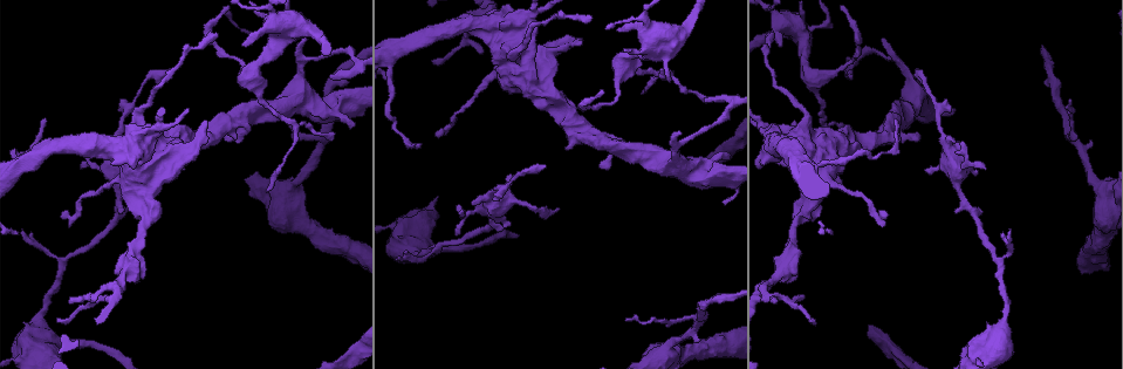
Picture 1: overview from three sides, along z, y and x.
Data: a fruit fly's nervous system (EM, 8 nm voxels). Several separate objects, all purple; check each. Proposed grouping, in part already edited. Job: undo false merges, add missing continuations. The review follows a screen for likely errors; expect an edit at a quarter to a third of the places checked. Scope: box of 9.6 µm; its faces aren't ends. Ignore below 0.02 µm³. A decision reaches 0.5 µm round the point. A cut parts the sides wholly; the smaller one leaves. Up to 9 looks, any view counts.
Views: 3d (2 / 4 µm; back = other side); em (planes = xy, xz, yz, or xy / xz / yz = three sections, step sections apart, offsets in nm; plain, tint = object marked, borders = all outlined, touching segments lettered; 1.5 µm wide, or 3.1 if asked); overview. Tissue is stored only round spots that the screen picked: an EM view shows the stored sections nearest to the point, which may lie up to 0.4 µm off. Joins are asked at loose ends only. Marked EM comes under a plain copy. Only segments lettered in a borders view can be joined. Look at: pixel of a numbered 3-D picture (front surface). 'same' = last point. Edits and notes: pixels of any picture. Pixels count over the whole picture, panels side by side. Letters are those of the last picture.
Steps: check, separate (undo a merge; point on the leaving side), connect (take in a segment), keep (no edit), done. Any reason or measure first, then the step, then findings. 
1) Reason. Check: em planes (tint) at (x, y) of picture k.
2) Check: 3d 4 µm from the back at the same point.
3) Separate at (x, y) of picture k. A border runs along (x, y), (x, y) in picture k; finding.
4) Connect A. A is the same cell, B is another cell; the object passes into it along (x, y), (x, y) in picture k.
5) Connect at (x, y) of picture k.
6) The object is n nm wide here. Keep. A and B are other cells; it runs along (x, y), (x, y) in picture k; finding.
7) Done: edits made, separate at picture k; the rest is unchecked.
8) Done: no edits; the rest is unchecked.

Free end. Check: em planes (borders) at (779, 47) of picture 1.

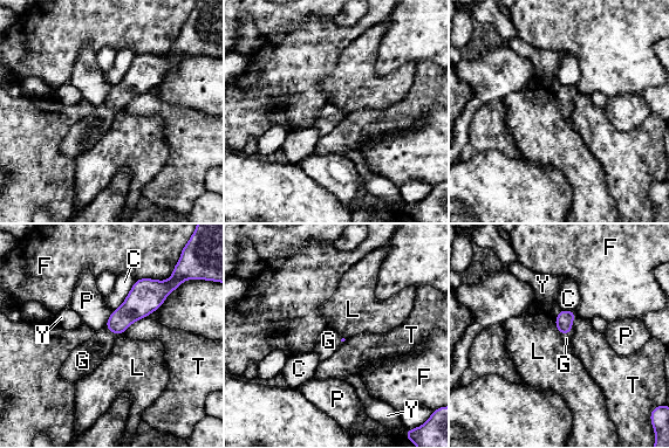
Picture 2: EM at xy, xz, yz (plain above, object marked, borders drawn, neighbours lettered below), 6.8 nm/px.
Connect G. G is the same cell, C, F, L, P, T and Y are other cells; the object passes into it along (136, 305), (110, 330), (87, 357) in picture 2; the cell continues.

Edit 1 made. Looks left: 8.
See it whole again. Check: overview.

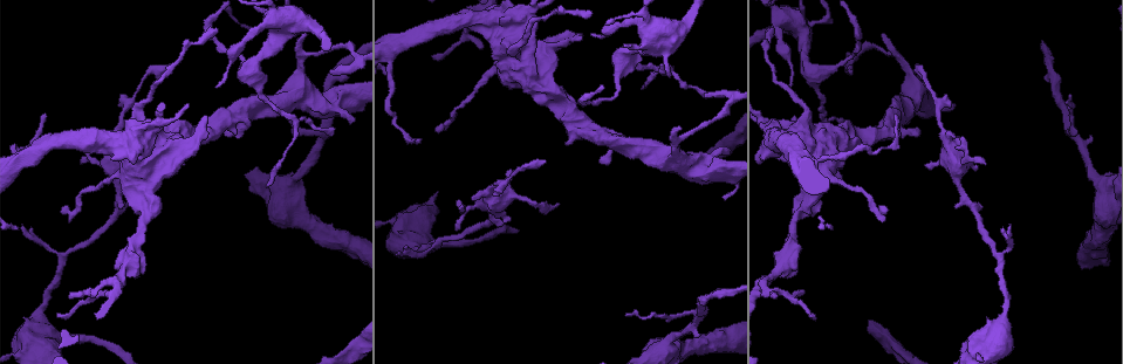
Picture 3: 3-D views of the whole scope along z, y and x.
Calibre changes. Check: em planes (tint) at (606, 97) of picture 3.

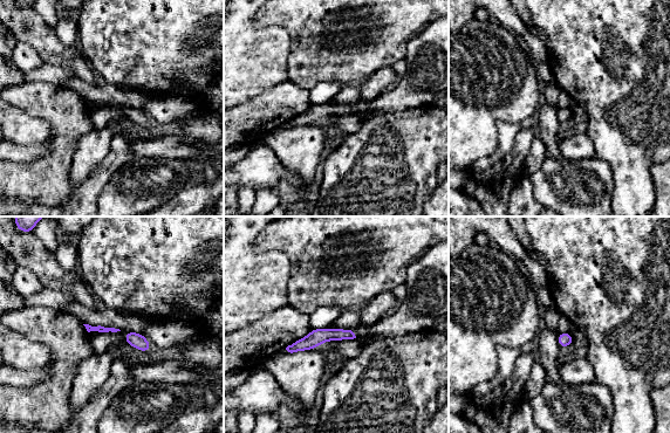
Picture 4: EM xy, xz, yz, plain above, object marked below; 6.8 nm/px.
See the neighbours. Check: em planes (borders) at the same point.

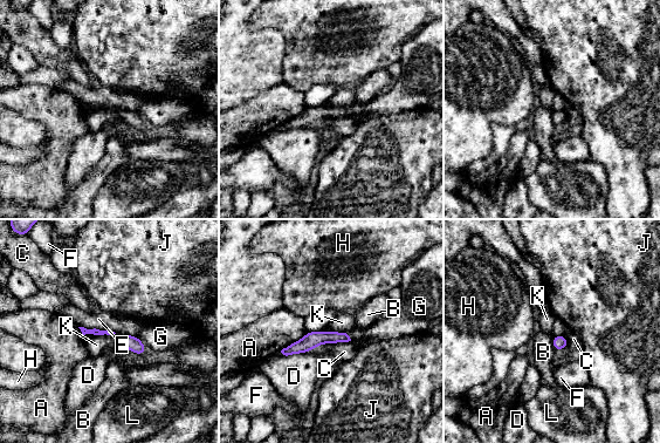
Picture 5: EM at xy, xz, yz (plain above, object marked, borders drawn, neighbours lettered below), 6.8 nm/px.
The object is 90 nm wide here. Keep. A, B, C, D, E, F, G, H, J, K and L are other cells; one cell here.

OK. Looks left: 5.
Branch stops here. Check: em planes (borders) at (420, 139) of picture 3.

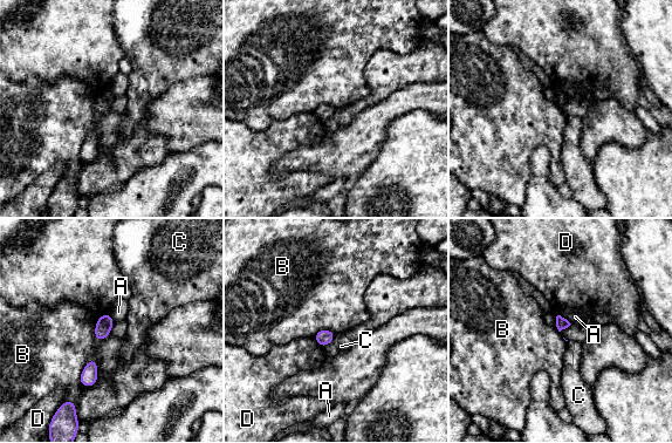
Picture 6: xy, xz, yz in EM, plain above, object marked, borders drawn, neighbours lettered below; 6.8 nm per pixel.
The object is 80 nm wide here. Keep. A, B, C and D are other cells; no lettered segment goes on from it.

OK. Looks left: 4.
Check: em planes (borders) at (769, 280) of picture 3.

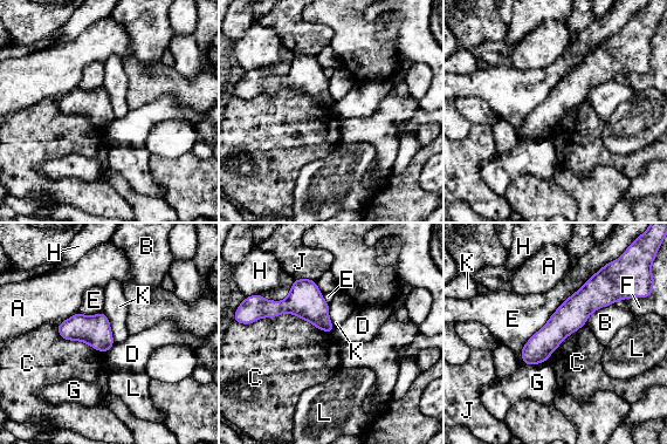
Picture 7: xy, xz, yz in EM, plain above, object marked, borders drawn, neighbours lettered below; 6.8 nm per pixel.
Keep. A, B, C, D, E, F, G, H, J, K and L are other cells; a border runs along (234, 322), (291, 313), (331, 334) in picture 7; one cell here.

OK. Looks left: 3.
Done: edits made, connect at picture 2; the rest is unchecked.

